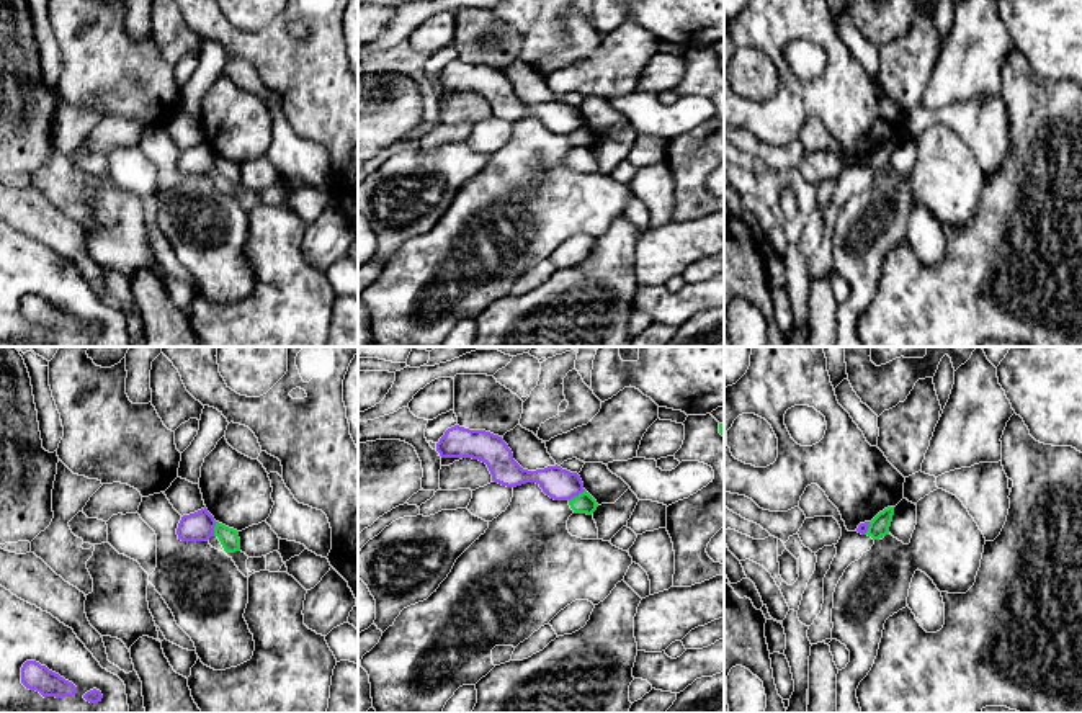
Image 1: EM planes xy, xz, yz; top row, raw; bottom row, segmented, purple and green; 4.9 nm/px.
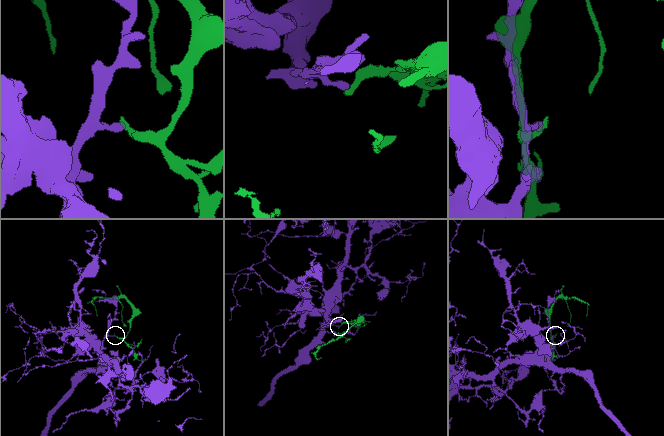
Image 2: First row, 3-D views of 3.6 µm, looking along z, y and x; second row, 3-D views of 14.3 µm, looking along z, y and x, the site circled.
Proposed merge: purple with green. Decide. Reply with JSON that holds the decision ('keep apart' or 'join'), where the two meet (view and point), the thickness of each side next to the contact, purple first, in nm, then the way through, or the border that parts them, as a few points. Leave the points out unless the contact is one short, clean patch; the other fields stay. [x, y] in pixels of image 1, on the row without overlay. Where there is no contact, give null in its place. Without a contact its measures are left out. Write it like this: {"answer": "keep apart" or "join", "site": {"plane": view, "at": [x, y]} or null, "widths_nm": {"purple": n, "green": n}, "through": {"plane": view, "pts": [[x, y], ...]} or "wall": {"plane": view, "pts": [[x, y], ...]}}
{"answer": "keep apart", "site": {"plane": "xz", "at": [576, 130]}, "widths_nm": {"purple": 160, "green": 100}, "wall": {"plane": "xz", "pts": [[584, 123], [569, 134]]}}

